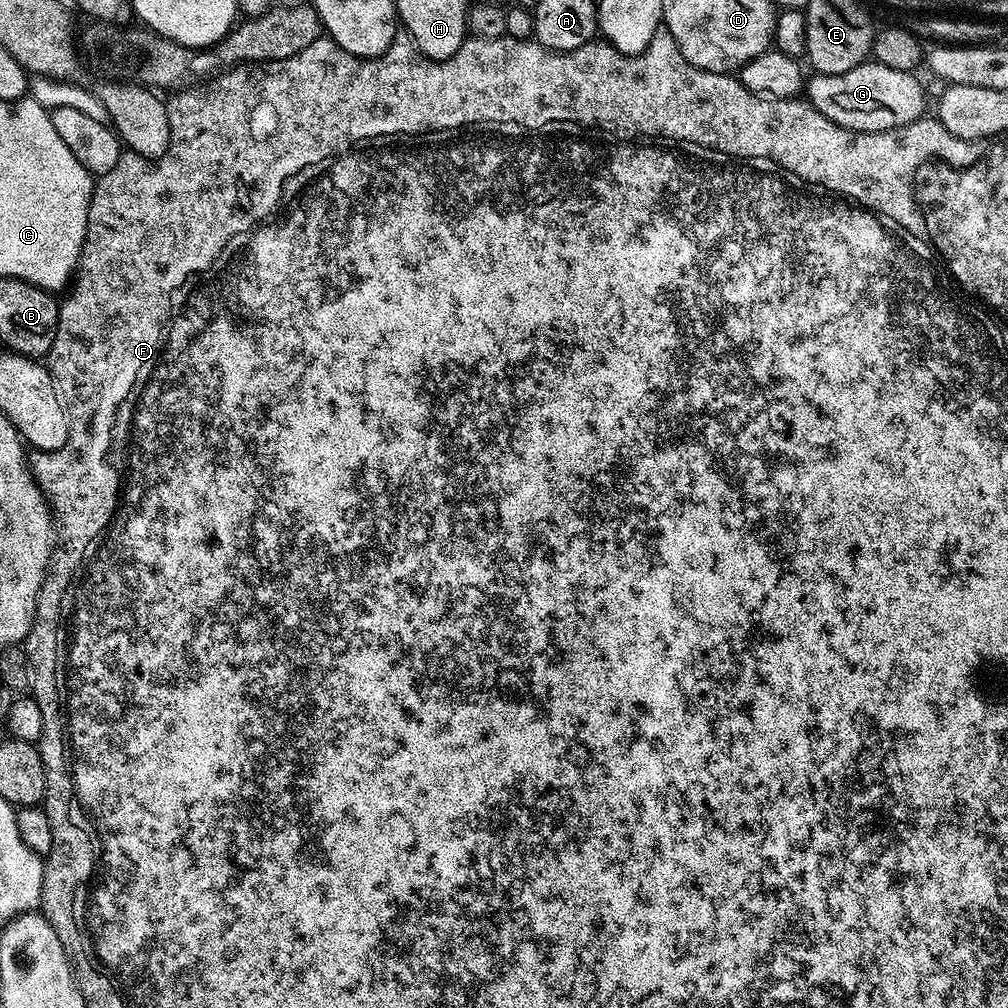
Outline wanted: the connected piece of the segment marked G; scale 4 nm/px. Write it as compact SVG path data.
M865 62L854 66L854 70L846 70L846 74L816 74L807 81L806 99L815 106L822 115L830 118L843 128L855 132L885 132L891 128L901 128L910 122L921 119L925 115L924 107L930 104L922 86L916 81L915 75L902 70L890 70L890 66L882 66L875 62Z

